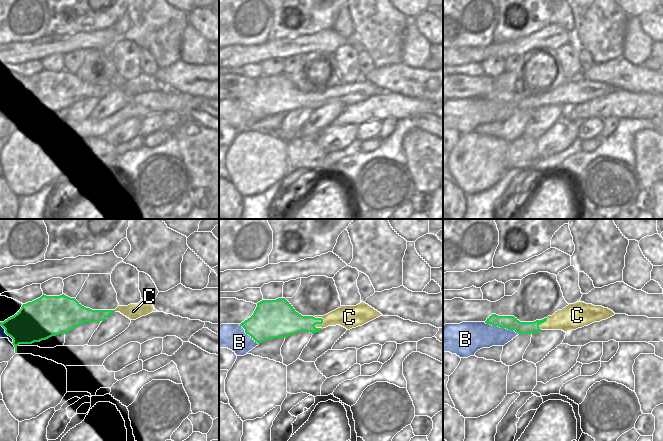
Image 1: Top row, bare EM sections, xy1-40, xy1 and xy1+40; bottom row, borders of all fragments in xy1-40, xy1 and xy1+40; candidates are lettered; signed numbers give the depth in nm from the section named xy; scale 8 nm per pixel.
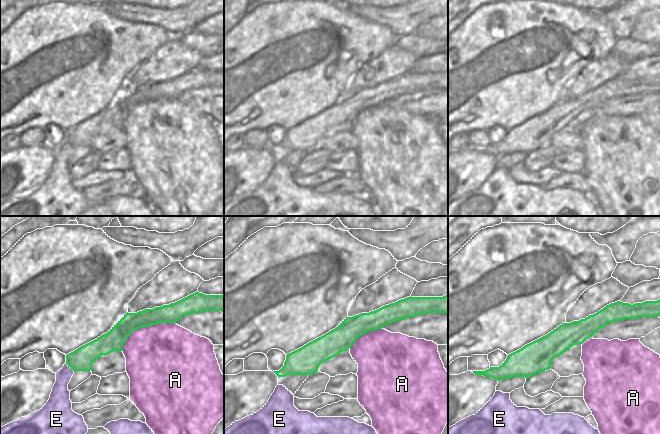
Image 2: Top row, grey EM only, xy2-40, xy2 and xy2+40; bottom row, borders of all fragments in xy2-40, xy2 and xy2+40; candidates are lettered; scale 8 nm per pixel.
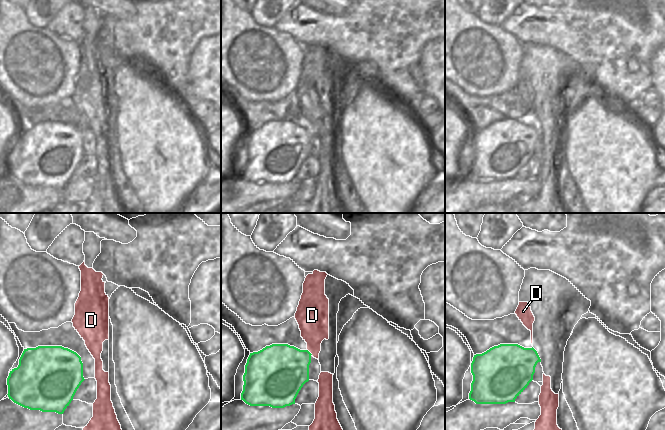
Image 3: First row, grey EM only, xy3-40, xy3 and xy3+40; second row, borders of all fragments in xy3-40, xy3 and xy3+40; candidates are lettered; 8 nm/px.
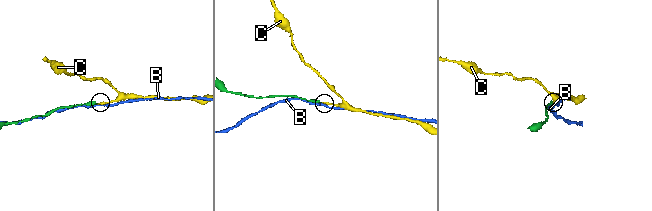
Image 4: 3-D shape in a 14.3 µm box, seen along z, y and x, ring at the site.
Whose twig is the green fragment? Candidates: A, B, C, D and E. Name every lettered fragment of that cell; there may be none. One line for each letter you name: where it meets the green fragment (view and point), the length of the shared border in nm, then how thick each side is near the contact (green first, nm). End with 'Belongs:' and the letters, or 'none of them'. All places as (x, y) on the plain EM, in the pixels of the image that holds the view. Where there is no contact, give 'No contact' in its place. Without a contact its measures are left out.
C: Touches green at xy1 (320, 99). Shared border 120 nm. Thickness 200 nm (green) against 180 nm
Belongs: C

